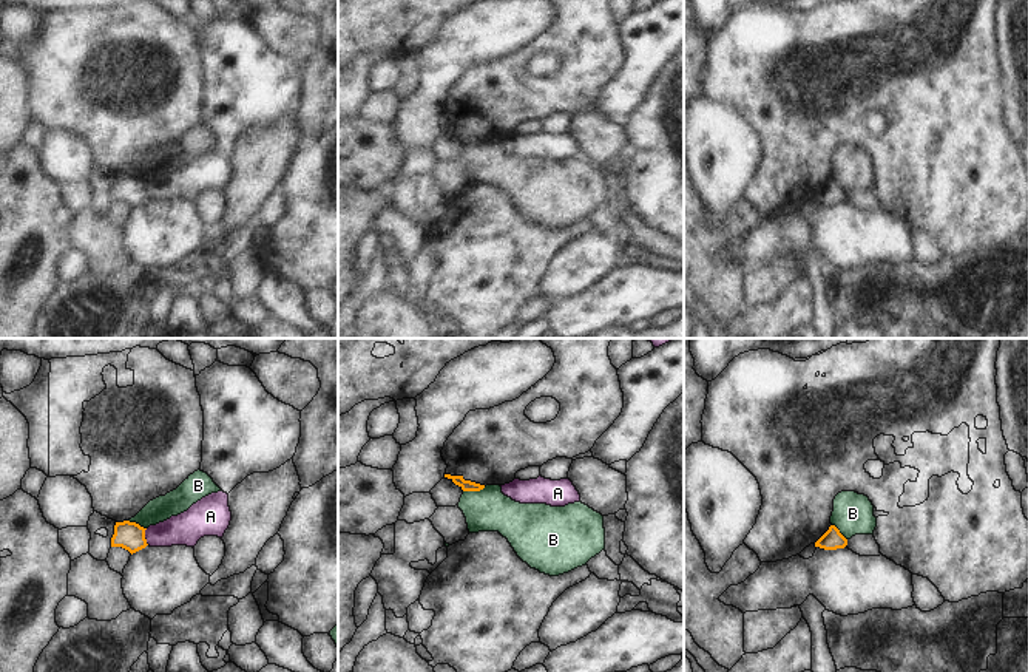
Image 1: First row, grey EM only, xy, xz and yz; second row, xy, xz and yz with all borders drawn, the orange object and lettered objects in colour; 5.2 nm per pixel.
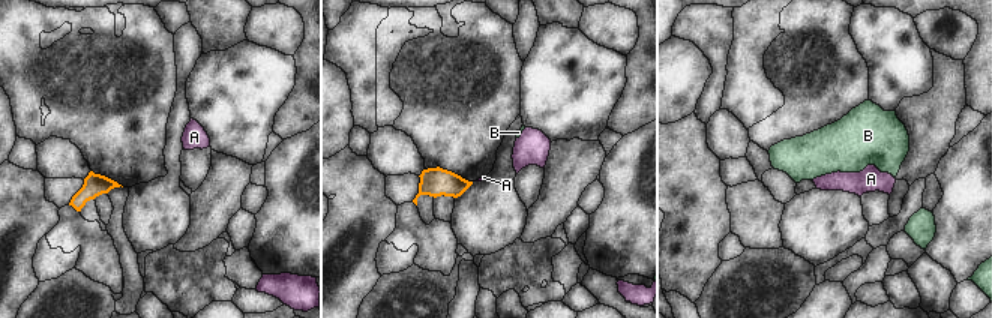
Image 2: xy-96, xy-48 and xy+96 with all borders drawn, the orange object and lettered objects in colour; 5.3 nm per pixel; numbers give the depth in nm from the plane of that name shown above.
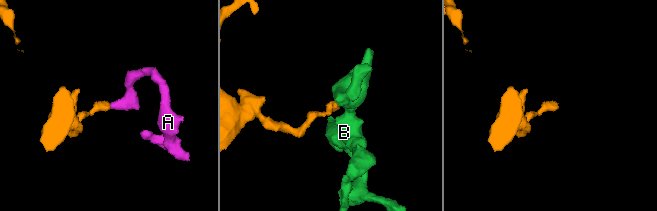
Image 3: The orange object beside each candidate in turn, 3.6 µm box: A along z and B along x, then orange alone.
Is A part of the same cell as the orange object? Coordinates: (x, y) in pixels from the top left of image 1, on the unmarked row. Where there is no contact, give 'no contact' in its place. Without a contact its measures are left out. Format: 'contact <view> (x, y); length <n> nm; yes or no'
contact xy (144, 190); length 90 nm; no

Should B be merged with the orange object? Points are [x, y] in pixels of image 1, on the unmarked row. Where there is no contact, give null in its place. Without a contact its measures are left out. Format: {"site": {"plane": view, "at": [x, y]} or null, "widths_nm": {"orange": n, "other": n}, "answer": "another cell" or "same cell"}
{"site": {"plane": "xz", "at": [474, 144]}, "widths_nm": {"orange": 60, "other": 220}, "answer": "another cell"}

